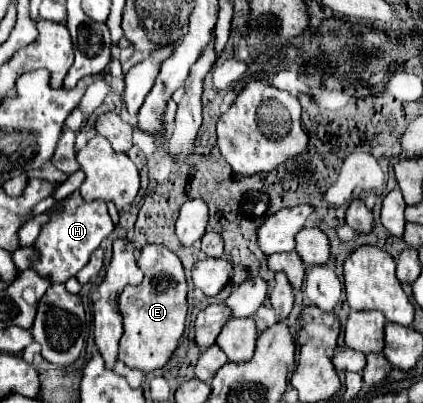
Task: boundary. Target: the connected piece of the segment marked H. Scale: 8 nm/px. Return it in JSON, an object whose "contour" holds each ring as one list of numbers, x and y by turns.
{"contour":[[78,191,72,193,68,197,68,201,64,203,62,211,52,215,50,223,42,227,42,233,34,243,40,251,40,259,34,265,34,269,40,275,50,273,52,283,66,283,70,277,74,277,88,263,90,255,100,247,102,239,112,233,112,229,114,229,114,225,112,225,112,219,110,219,108,211,106,211,104,201,86,203,78,195]]}

